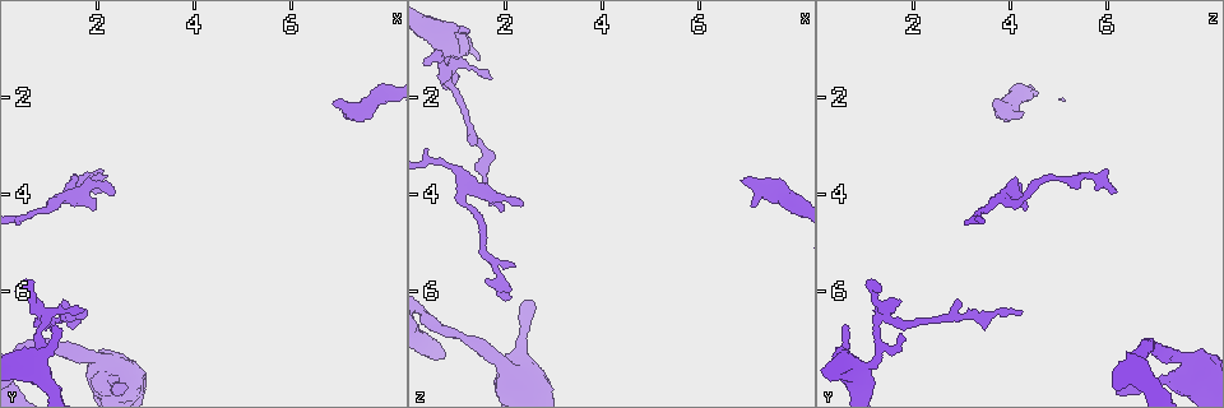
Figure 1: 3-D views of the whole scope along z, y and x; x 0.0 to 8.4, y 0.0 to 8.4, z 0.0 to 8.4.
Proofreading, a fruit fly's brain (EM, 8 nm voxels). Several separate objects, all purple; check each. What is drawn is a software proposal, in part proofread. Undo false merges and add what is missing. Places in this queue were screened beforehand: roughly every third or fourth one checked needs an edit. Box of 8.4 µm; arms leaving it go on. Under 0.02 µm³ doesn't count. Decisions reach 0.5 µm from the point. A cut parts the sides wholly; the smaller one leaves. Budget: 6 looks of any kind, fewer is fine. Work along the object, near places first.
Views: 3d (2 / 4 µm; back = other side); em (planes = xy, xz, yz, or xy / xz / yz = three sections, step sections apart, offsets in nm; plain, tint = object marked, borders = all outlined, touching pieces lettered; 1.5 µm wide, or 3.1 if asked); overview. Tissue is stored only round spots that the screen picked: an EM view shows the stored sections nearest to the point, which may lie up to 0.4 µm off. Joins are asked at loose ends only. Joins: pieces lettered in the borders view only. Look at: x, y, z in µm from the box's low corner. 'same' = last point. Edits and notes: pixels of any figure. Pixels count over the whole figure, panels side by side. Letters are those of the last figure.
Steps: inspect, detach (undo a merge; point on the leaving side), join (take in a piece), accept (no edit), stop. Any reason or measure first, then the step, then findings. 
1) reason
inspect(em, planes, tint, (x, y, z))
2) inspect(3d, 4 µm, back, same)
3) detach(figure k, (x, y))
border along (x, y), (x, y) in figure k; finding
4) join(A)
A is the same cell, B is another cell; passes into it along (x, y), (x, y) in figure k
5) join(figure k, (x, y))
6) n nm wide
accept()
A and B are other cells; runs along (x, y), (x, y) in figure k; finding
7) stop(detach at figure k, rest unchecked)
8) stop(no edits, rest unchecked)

three-way junction
inspect(3d, 2 µm, (0.80, 6.85, 1.30))

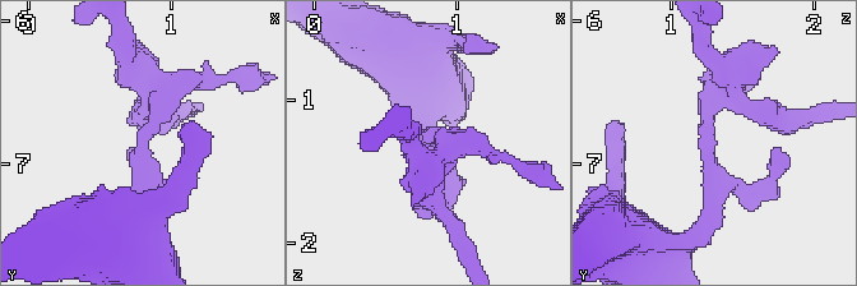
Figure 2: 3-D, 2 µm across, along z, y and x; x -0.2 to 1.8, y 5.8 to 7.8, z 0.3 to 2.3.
now the EM
inspect(em, planes, borders, (0.78, 6.90, 1.26))

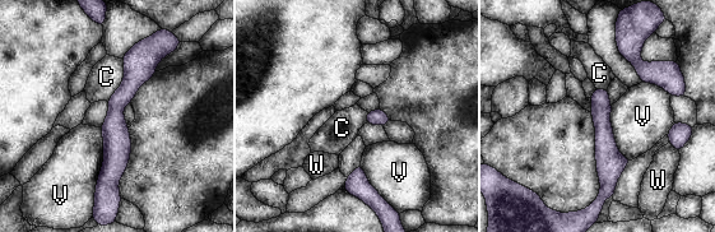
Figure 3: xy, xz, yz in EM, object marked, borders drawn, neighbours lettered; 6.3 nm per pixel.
130 nm wide; V touches over 500 nm
accept()
C, V and W are other cells; one neuron here

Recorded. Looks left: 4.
branch stops here
inspect(3d, 4 µm, (1.65, 6.50, 4.20))

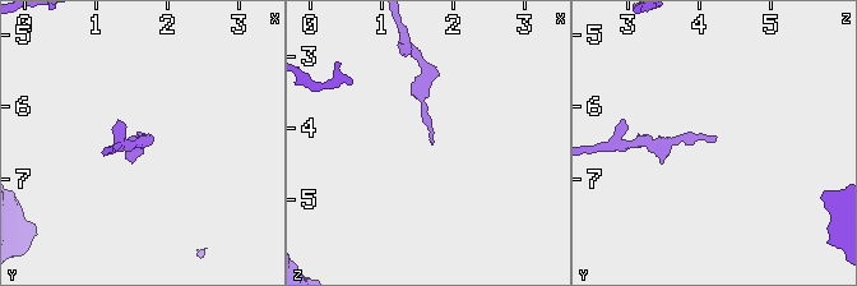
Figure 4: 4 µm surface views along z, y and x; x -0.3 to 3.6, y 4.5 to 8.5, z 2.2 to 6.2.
now the EM
inspect(em, planes, borders, (1.70, 6.50, 4.20))

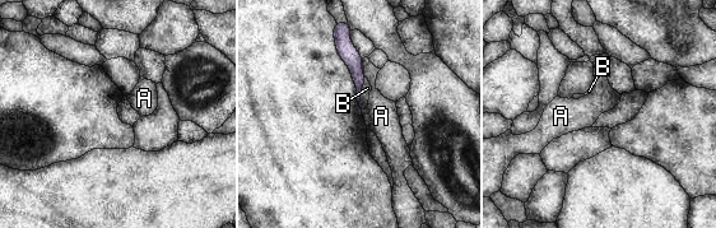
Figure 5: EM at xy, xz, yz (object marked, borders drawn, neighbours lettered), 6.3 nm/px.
accept()
A and B are other cells; no lettered piece goes on from it

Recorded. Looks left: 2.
free end
inspect(3d, 2 µm, (6.95, 2.05, 3.70))

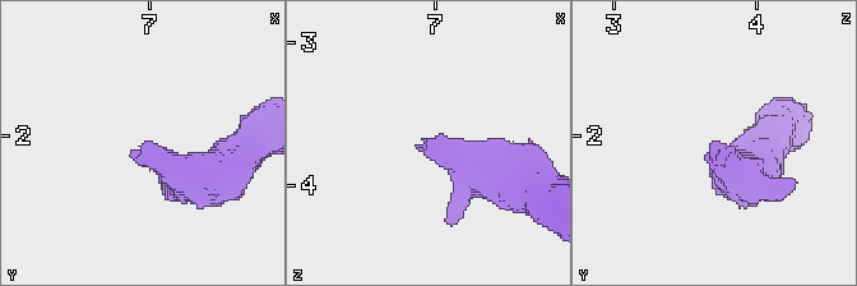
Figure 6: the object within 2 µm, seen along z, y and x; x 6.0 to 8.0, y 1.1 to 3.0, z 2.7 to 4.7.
need the tissue
inspect(em, planes, borders, (6.98, 2.04, 3.68))

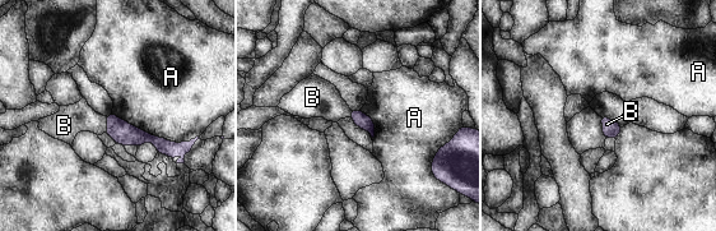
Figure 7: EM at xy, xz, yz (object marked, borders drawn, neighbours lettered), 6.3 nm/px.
join(B)
B is the same cell, A is another cell; passes into it along (122, 133), (107, 124), (73, 119) in figure 7; the neuron continues

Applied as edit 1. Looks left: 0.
stop(join at figure 7, rest unchecked)

